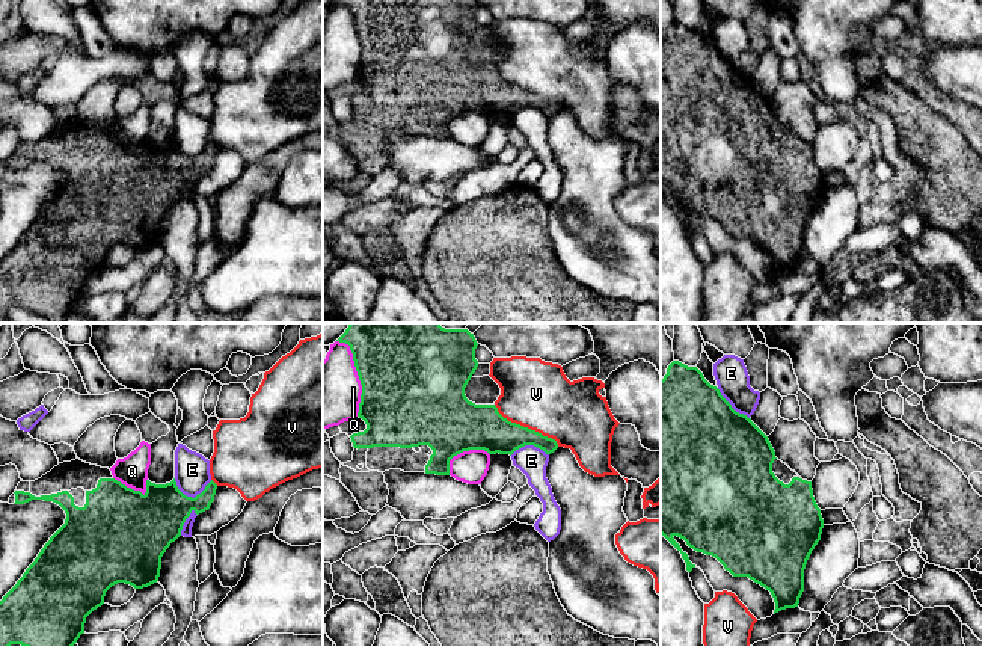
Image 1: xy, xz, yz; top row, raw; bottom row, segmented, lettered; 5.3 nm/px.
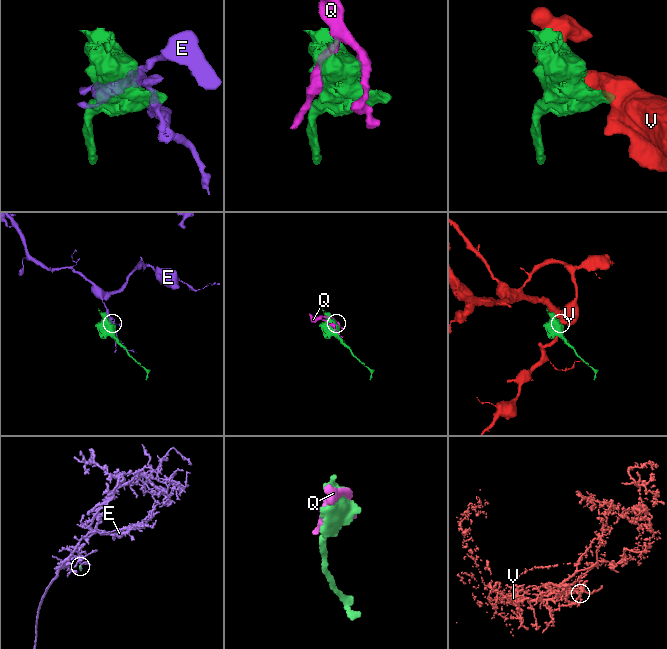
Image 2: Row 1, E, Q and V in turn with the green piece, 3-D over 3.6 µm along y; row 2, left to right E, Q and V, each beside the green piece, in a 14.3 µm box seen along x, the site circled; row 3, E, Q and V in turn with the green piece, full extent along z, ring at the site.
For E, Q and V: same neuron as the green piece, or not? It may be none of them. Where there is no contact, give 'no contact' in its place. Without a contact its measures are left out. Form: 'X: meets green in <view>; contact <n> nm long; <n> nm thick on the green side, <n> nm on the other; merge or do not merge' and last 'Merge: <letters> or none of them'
E: meets green in xy; contact 200 nm long; 300 nm thick on the green side, 190 nm on the other; do not merge
Q: meets green in xz; contact 420 nm long; 500 nm thick on the green side, 360 nm on the other; do not merge
V: meets green in xz; contact 420 nm long; 240 nm thick on the green side, 360 nm on the other; do not merge
Merge: none of them

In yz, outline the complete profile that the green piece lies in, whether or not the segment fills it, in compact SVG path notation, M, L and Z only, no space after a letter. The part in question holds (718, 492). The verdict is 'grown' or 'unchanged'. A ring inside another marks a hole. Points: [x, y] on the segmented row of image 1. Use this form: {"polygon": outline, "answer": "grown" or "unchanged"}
{"polygon": "M673 361L661 380L661 534L682 554L686 571L691 572L695 564L689 561L688 554L674 540L676 536L683 539L694 551L715 557L733 577L748 577L769 590L775 602L774 614L786 608L795 608L804 592L804 569L807 560L821 540L822 528L824 519L813 497L812 481L802 480L786 463L778 460L768 436L751 418L736 412L721 395L720 389L710 385L697 367L688 367L679 361Z", "answer": "grown"}

